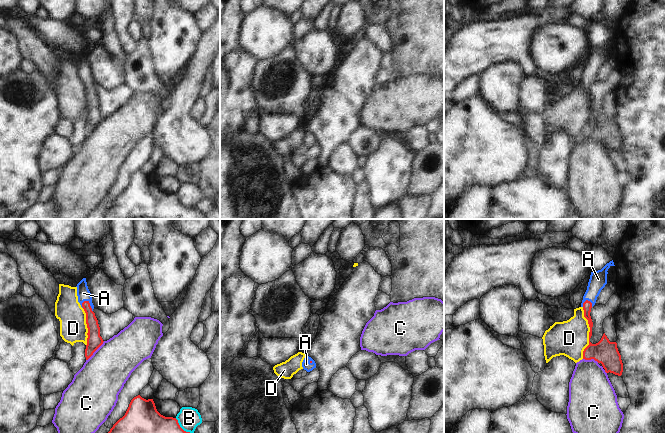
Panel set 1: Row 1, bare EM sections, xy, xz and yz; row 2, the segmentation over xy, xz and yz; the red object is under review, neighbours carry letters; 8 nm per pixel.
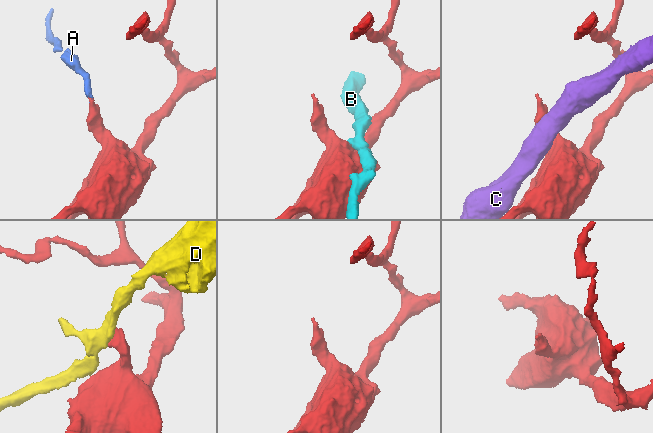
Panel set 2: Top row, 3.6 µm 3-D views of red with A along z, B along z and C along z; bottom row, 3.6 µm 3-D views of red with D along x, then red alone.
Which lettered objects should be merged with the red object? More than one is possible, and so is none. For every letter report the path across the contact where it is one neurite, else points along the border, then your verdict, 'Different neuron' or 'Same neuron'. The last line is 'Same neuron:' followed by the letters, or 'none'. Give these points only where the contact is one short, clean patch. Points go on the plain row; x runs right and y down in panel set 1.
A: Path across: xy (93, 103), (89, 81), (83, 69). Same neuron
B: Different neuron
C: Different neuron
D: Boundary: yz (582, 83), (589, 103), (589, 120), (583, 127), (583, 134). Different neuron
Same neuron: A.

